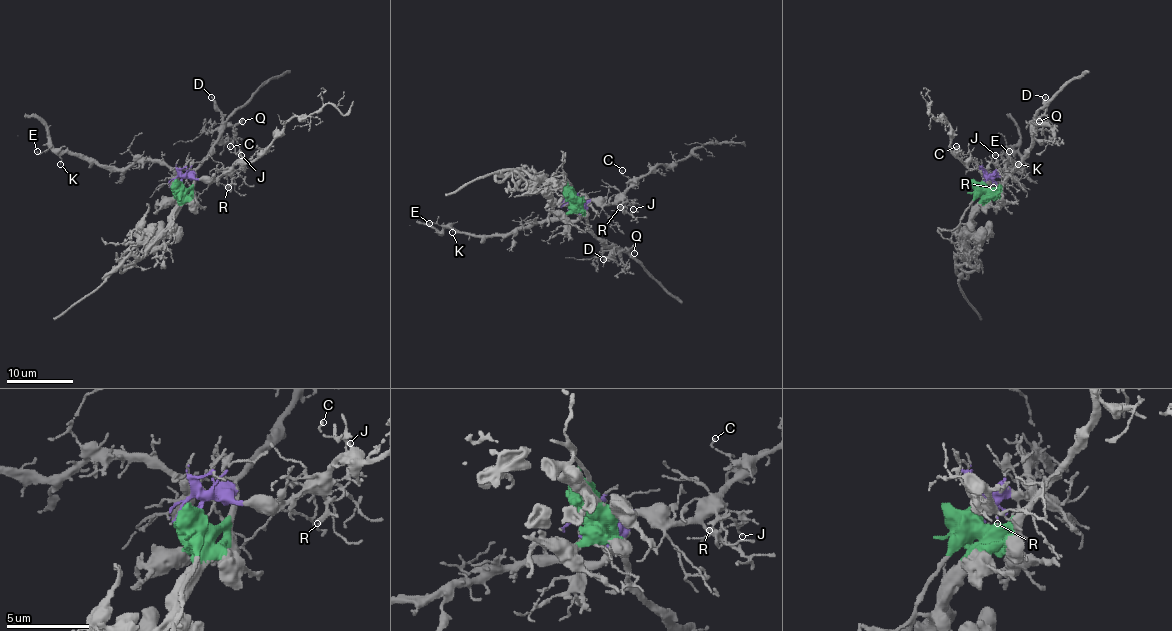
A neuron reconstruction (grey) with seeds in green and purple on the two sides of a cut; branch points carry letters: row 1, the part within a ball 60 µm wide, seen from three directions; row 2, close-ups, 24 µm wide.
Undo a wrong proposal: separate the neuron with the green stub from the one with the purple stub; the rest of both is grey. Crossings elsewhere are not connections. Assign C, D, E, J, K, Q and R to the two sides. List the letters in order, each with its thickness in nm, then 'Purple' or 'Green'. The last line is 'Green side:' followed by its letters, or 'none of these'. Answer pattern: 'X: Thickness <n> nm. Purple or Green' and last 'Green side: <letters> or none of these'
C: Thickness 120 nm. Purple
D: Thickness 200 nm. Green
E: Thickness 120 nm. Purple
J: Thickness 100 nm. Purple
K: Thickness 110 nm. Purple
Q: Thickness 160 nm. Green
R: Thickness 190 nm. Purple
Green side: D, Q

